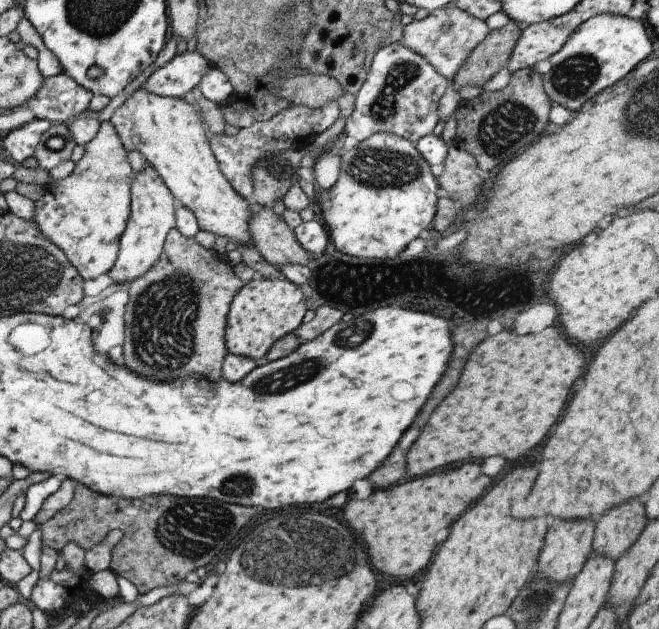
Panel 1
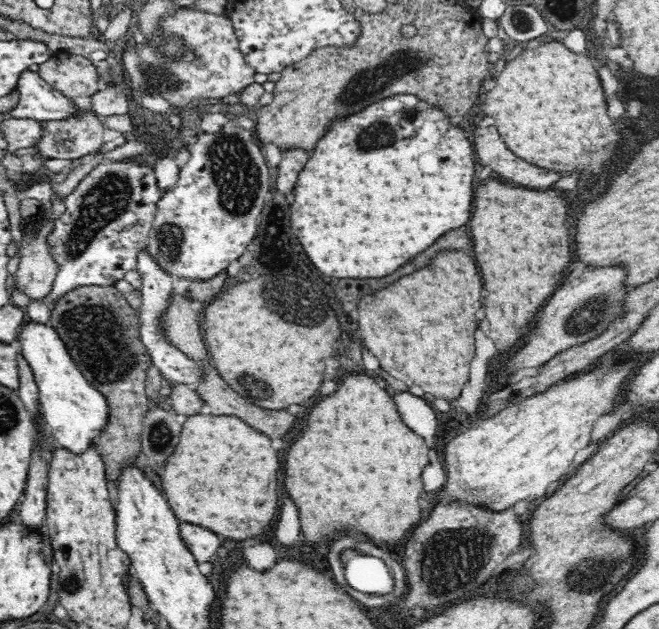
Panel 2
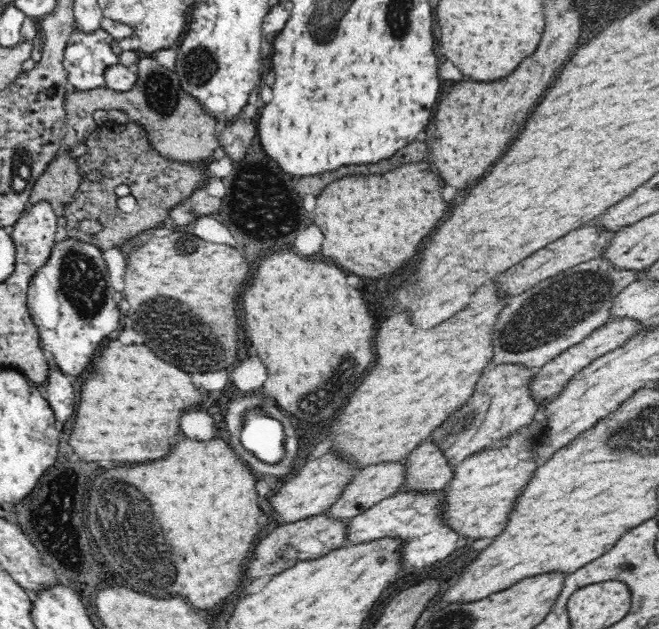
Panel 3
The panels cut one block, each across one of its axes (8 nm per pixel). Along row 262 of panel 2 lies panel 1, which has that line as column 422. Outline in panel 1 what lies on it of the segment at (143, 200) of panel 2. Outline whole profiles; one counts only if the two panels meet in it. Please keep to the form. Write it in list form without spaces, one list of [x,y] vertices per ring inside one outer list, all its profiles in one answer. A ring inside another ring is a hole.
[[[400,42],[380,48],[371,59],[359,90],[353,95],[354,106],[345,119],[343,132],[362,141],[375,133],[391,133],[414,143],[431,133],[437,116],[437,100],[449,80],[441,76],[422,56],[405,48]]]

